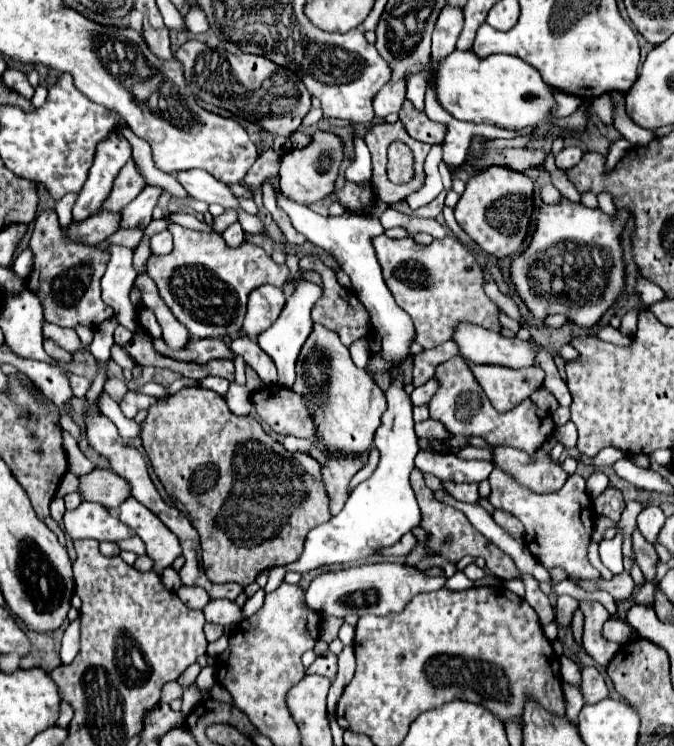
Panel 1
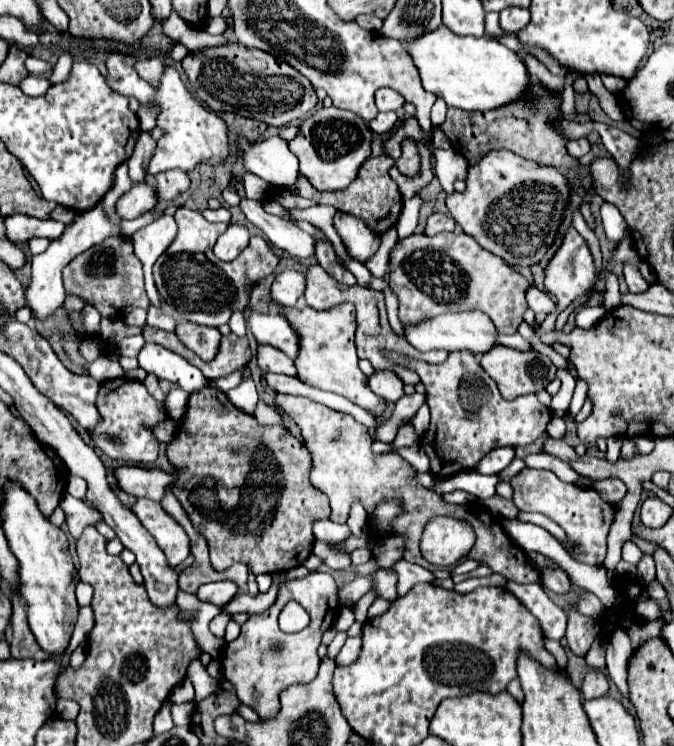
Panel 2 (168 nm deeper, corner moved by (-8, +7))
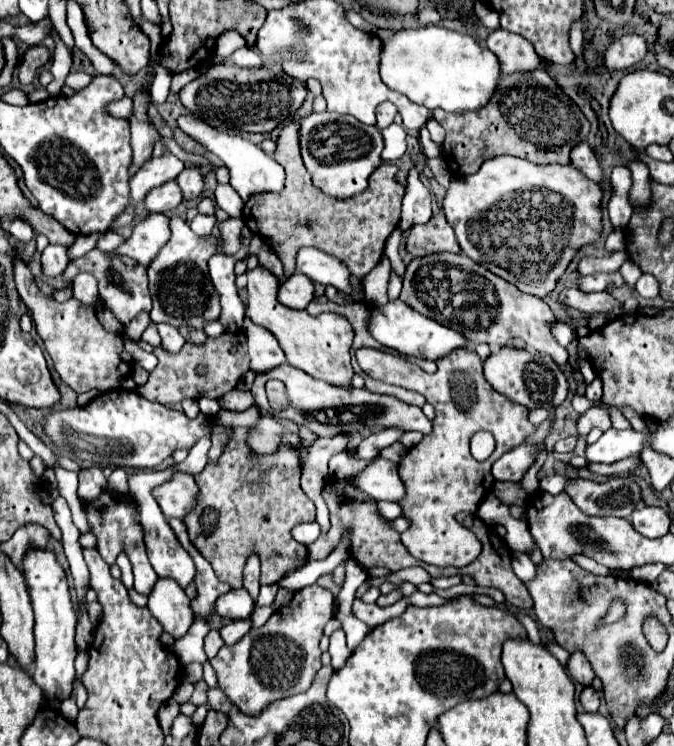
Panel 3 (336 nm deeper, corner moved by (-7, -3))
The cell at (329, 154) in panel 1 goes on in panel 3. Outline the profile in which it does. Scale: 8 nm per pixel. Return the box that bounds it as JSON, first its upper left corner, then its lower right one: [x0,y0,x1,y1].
[301,112,383,198]

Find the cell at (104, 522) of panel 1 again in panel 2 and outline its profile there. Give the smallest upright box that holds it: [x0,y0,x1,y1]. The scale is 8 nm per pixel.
[60,494,104,540]

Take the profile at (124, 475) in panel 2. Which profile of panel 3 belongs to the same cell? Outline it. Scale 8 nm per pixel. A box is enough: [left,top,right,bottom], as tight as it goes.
[153,472,199,520]

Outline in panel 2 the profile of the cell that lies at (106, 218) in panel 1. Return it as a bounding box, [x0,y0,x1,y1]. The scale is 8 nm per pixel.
[116,182,156,220]

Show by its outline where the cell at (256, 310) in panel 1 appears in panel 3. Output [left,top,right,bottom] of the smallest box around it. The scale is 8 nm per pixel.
[279,272,315,310]

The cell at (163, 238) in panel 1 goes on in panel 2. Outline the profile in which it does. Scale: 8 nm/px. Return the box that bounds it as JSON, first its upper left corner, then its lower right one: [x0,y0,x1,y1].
[132,216,176,308]

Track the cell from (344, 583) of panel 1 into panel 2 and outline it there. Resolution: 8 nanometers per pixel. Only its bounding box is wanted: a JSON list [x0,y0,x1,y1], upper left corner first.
[370,568,398,602]

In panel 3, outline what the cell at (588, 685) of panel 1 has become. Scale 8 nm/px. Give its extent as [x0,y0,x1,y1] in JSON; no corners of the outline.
[581,686,599,712]

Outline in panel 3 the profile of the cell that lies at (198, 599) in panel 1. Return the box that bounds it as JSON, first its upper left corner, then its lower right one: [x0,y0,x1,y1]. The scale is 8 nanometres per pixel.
[215,588,255,620]

